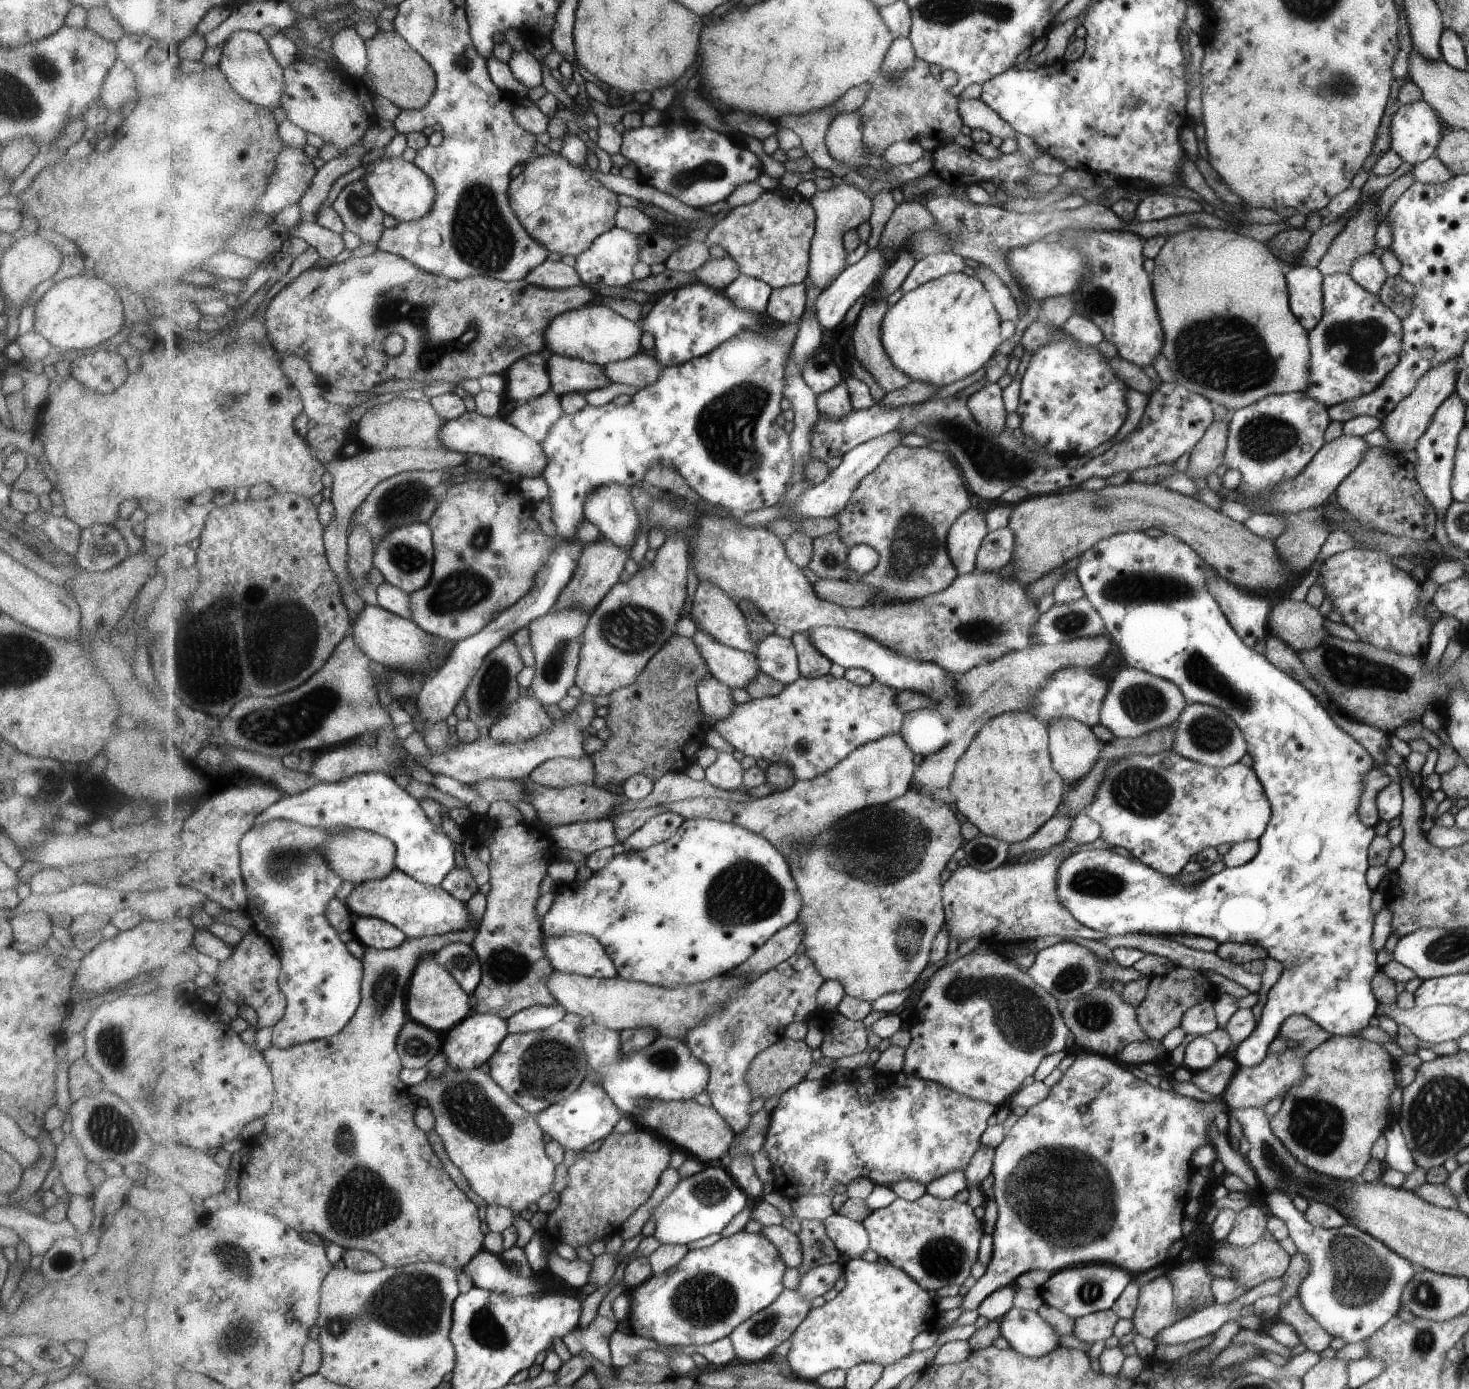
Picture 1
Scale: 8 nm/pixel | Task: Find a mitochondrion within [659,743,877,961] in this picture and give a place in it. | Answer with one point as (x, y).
(744, 892)

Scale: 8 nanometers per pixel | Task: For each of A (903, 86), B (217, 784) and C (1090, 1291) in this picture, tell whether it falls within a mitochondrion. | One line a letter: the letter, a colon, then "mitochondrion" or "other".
A: mitochondrion
B: other
C: mitochondrion

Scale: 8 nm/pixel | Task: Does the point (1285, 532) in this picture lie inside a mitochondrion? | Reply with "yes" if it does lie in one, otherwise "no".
no

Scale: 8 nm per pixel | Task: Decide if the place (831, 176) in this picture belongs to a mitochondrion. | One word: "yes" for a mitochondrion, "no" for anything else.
no

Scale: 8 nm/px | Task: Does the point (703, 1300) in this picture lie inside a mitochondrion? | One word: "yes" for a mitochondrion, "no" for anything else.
yes

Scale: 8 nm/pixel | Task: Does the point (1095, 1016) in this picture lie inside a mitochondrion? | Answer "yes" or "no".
yes

